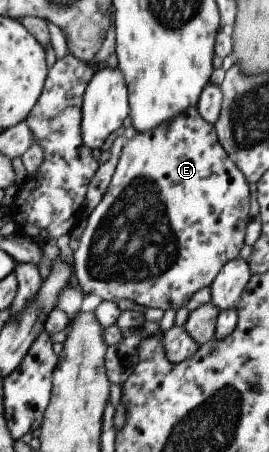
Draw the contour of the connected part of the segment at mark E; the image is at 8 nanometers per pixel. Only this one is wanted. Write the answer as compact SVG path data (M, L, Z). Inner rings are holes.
M196 106L188 107L181 114L170 119L169 122L155 127L153 130L136 132L134 137L129 139L122 148L106 193L101 197L98 205L88 214L85 230L75 242L73 269L80 289L84 294L94 293L109 302L119 303L122 299L130 299L130 301L134 301L142 307L155 307L162 309L162 311L182 309L199 289L210 287L210 284L227 261L239 257L238 253L245 245L250 204L249 185L245 175L229 158L222 144L218 141L214 124L207 122L200 115Z

